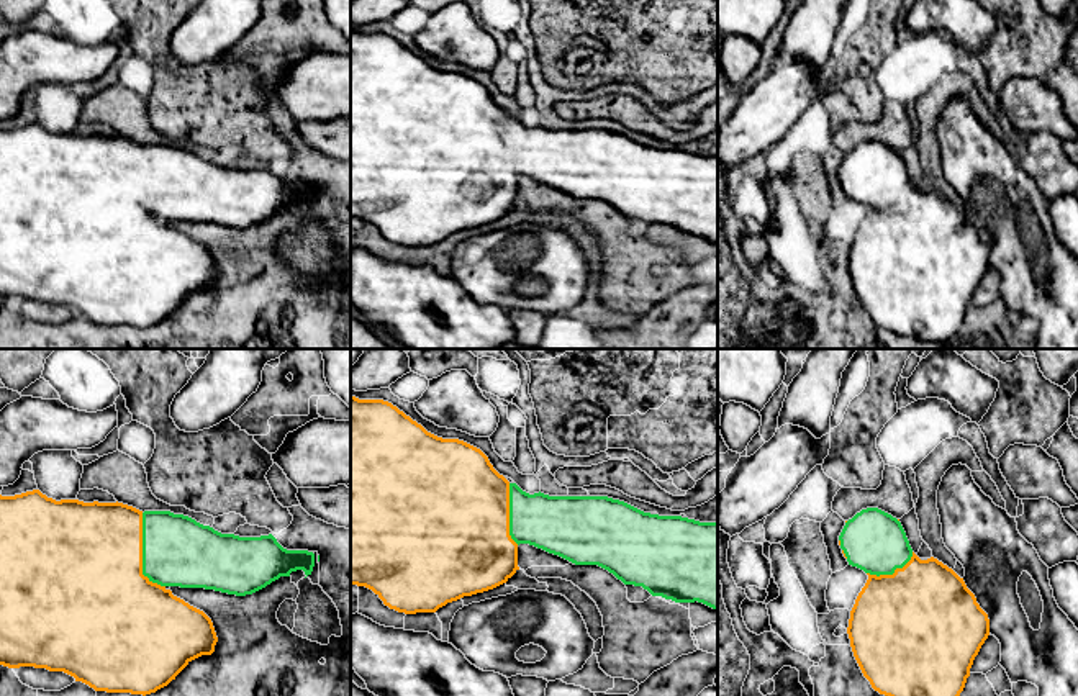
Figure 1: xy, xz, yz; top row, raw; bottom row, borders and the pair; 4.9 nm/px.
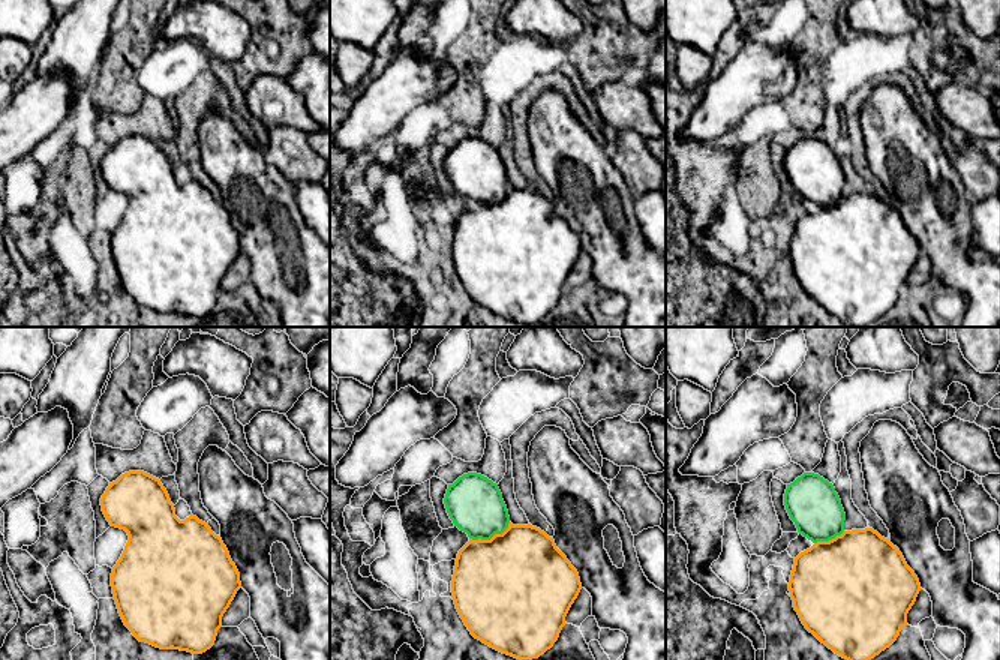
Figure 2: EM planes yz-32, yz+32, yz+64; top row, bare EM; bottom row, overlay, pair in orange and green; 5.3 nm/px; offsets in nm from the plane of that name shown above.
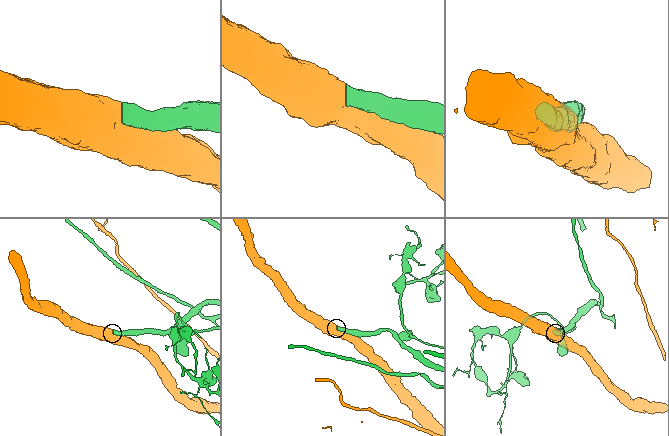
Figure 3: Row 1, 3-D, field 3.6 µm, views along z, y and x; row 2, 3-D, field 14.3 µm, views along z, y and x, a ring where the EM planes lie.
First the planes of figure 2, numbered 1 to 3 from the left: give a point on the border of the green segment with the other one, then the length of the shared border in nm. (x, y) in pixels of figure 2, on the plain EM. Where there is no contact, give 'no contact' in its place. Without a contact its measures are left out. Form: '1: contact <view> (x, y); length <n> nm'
1: no contact
2: contact yz+32 (492, 201); length 240 nm
3: contact yz+64 (829, 204); length 180 nm

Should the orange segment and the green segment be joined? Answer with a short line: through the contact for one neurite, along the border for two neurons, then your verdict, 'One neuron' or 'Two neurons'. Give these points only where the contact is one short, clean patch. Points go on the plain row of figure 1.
One neuron

